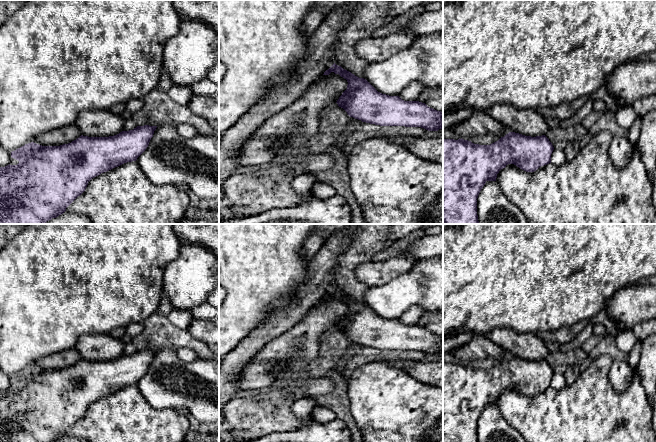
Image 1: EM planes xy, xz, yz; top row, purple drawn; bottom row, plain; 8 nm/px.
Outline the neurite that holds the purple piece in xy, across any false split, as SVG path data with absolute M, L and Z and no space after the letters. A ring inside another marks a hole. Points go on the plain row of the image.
M137 350L133 354L122 355L117 359L109 361L88 361L81 359L76 364L68 368L60 370L42 370L34 366L25 368L24 370L11 376L12 384L5 391L0 391L0 442L56 442L66 435L66 432L86 413L88 406L100 399L101 397L107 396L115 391L118 391L124 387L136 385L137 382L146 374L149 369L151 362L153 361L154 355L157 350Z

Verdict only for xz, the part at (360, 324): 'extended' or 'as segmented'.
as segmented

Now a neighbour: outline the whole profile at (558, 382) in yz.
M554 373L551 378L551 387L556 391L561 390L566 386L564 373Z

